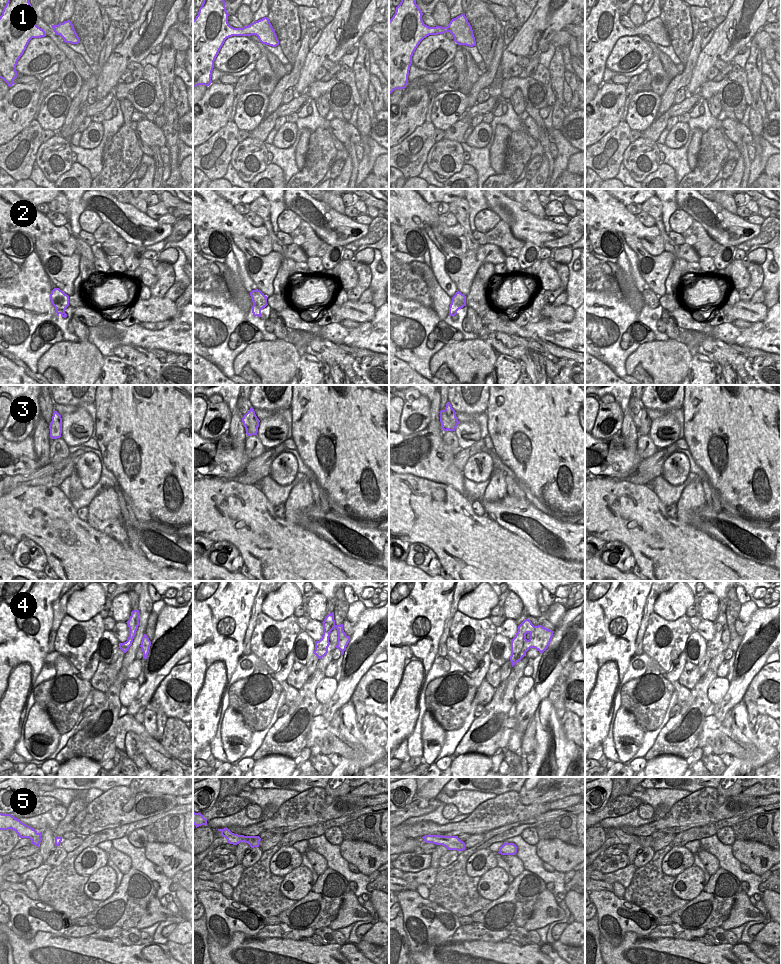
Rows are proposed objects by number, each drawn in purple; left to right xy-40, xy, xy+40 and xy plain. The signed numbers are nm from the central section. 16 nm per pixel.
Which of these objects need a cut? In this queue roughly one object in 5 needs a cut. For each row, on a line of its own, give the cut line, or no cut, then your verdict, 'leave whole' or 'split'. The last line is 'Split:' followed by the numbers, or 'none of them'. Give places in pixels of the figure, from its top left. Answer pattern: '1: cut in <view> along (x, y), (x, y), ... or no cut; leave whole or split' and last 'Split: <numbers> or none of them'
1: no cut; leave whole
2: no cut; leave whole
3: cut in xy along (249, 411), (249, 424), (245, 428); split
4: cut in xy+40 along (535, 626), (531, 647); split
5: no cut; leave whole
Split: 3, 4

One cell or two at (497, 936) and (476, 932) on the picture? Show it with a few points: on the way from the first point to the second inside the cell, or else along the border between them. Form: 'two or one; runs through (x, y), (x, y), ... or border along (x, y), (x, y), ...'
one; runs through (492, 935), (481, 933)

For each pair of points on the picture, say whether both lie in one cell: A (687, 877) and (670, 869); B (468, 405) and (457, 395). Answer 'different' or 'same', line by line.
A: different
B: same

